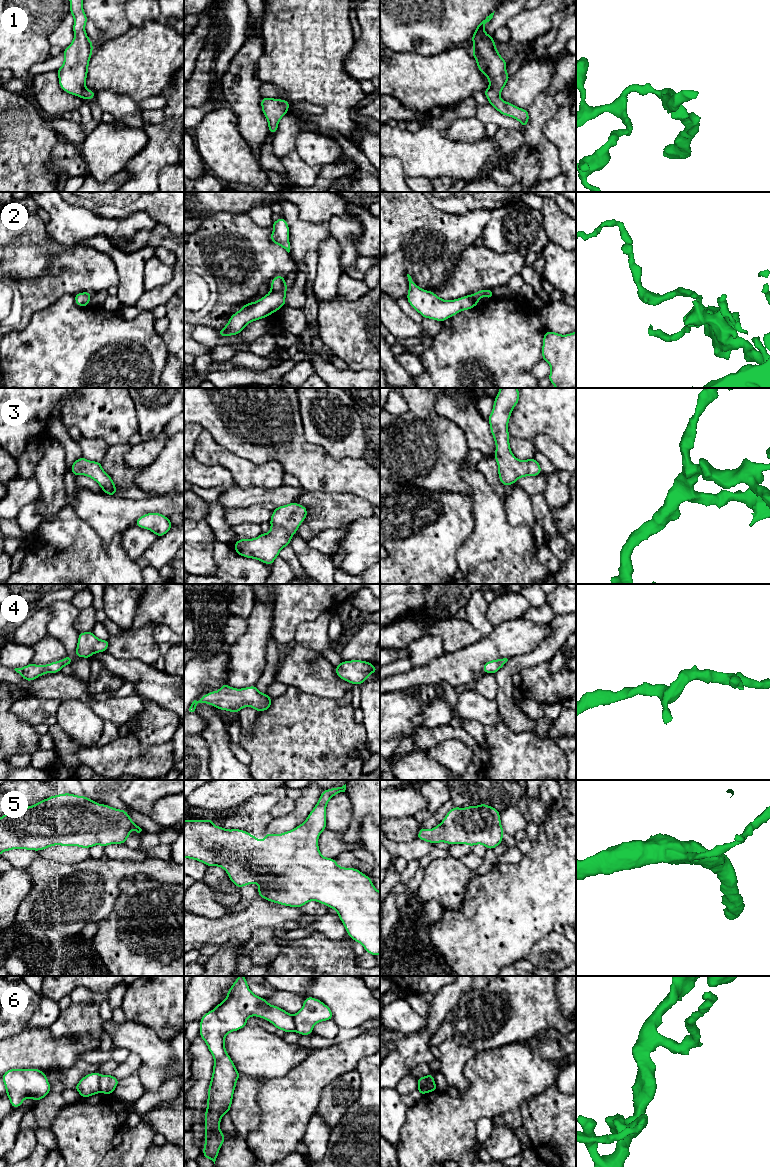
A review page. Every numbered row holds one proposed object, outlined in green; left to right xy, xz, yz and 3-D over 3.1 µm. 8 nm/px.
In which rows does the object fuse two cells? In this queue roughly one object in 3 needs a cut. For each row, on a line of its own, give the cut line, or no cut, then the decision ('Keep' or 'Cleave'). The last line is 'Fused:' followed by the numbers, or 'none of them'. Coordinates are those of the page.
1: No split. Keep
2: Split along xz (286, 286), (281, 290), (271, 291). Cleave
3: No split. Keep
4: No split. Keep
5: No split. Keep
6: Split along yz (433, 1080), (418, 1090). Cleave
Fused: 2, 6

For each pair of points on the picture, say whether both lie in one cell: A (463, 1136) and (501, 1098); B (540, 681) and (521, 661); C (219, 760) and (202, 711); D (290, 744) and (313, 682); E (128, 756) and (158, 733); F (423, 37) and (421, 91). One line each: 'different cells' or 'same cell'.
A: same cell
B: different cells
C: same cell
D: different cells
E: different cells
F: different cells

